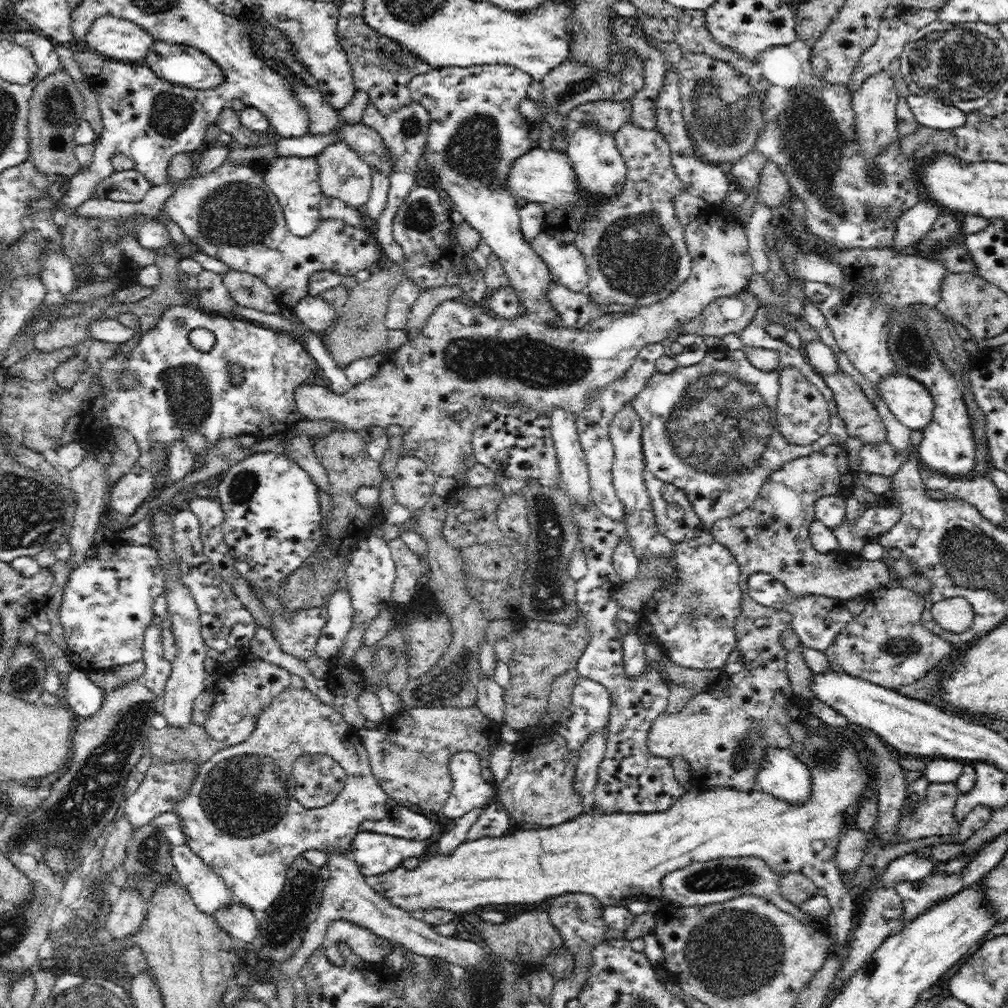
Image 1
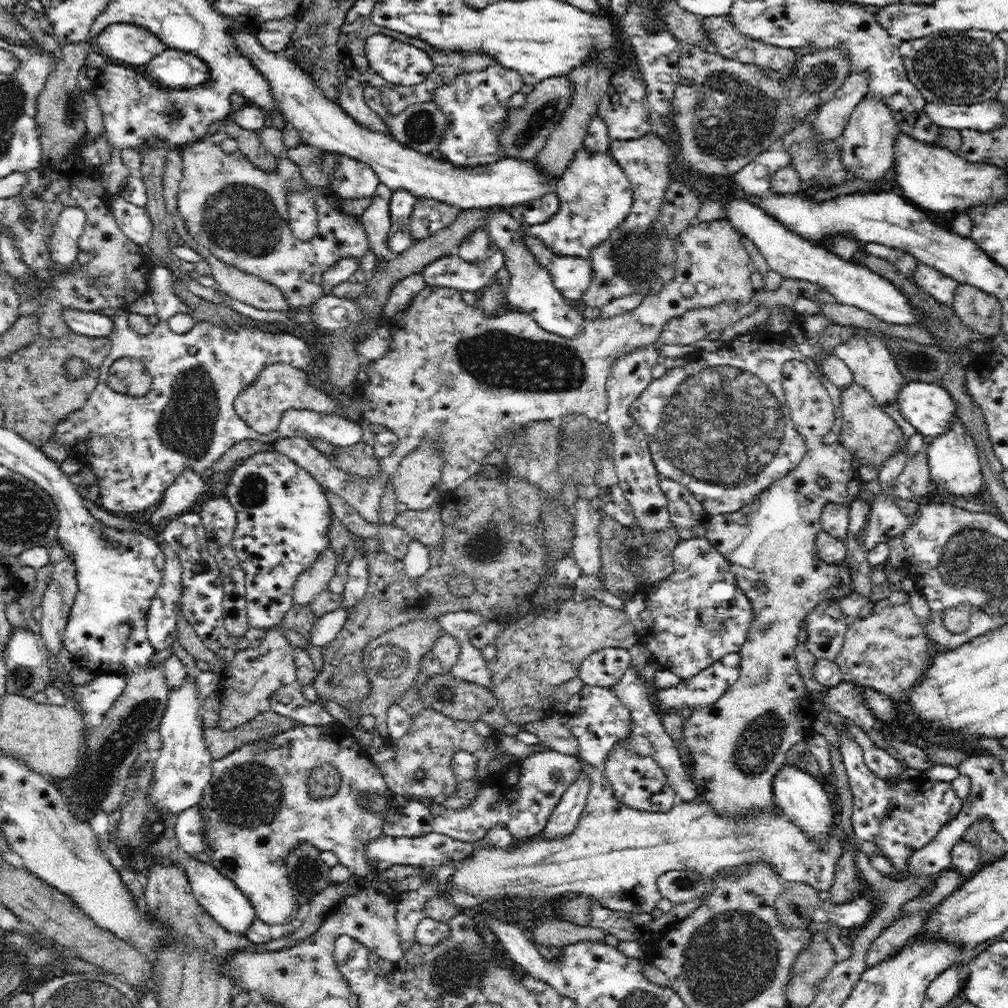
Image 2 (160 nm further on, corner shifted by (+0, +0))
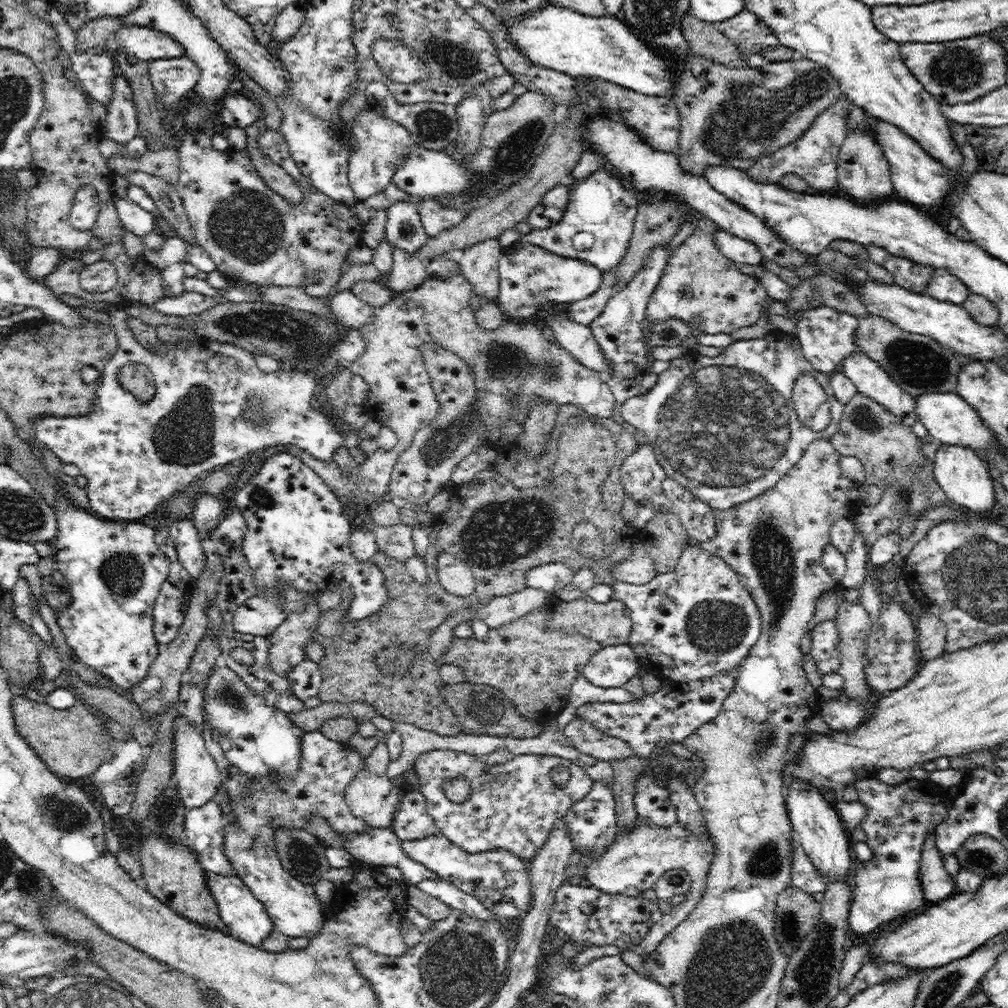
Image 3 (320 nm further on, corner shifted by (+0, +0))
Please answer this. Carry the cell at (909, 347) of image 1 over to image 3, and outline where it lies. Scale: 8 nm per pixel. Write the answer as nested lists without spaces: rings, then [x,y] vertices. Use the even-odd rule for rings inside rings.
[[[942,443],[934,456],[934,476],[949,500],[954,500],[972,513],[984,514],[993,508],[995,494],[988,464],[976,454],[973,448]]]

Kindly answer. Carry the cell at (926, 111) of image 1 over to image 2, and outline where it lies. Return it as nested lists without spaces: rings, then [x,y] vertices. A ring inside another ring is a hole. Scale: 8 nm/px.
[[[997,97],[971,105],[926,102],[924,112],[928,113],[928,117],[935,125],[958,130],[970,128],[986,132],[996,130],[998,126],[1006,122],[1004,105],[998,101]]]

